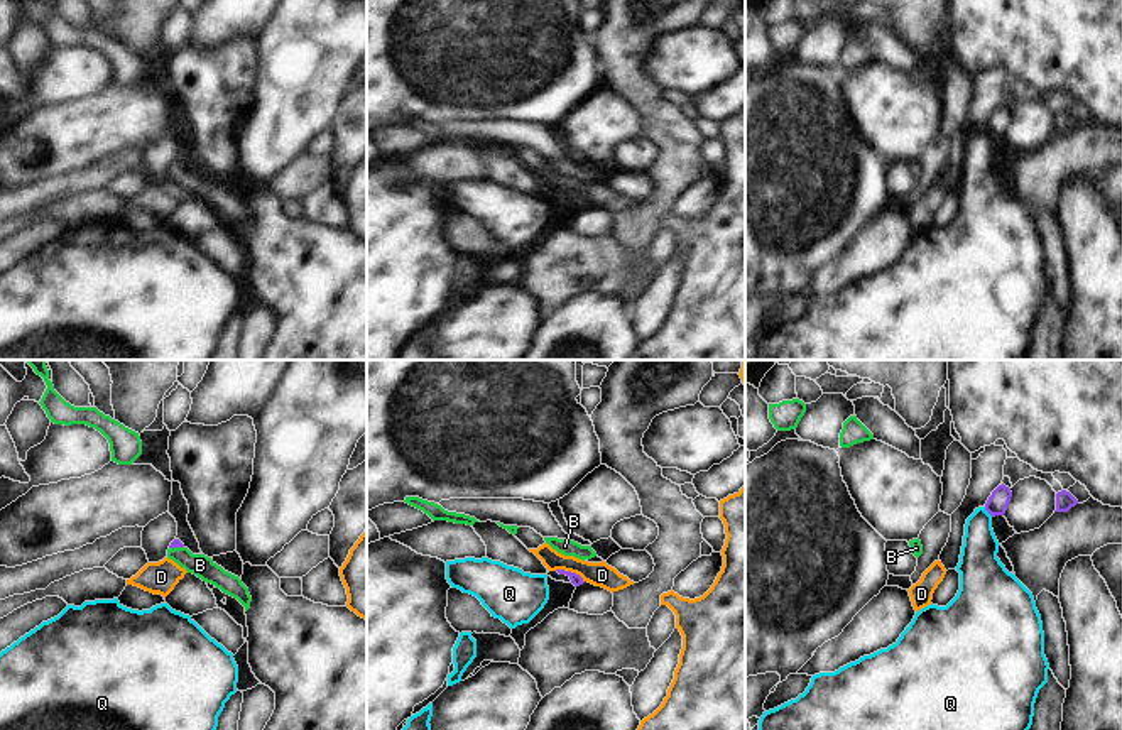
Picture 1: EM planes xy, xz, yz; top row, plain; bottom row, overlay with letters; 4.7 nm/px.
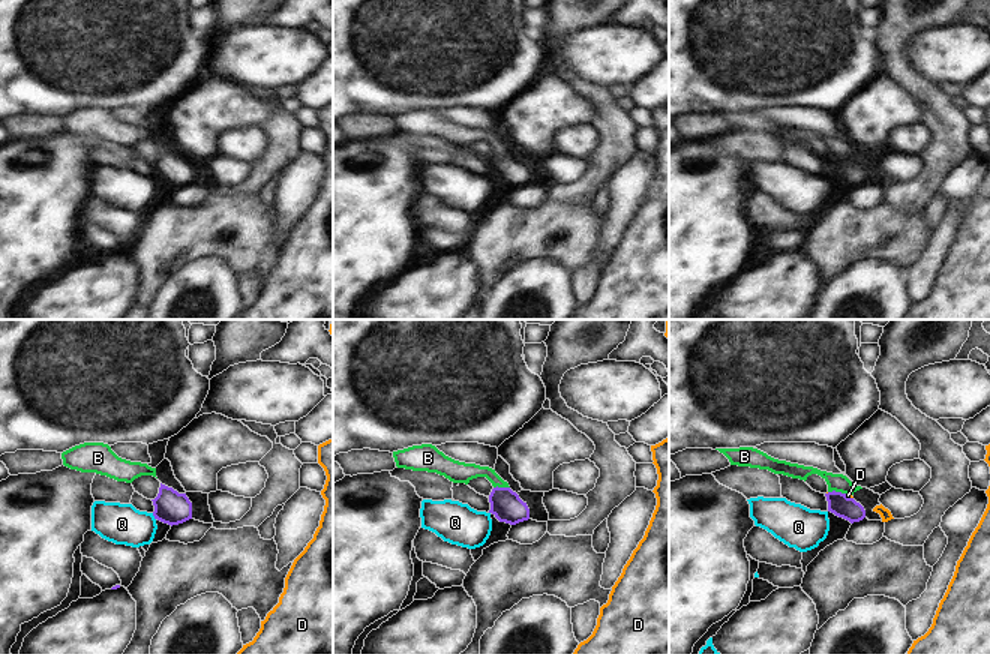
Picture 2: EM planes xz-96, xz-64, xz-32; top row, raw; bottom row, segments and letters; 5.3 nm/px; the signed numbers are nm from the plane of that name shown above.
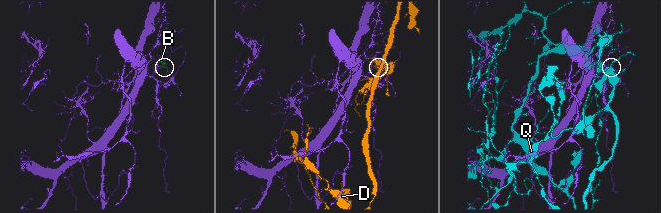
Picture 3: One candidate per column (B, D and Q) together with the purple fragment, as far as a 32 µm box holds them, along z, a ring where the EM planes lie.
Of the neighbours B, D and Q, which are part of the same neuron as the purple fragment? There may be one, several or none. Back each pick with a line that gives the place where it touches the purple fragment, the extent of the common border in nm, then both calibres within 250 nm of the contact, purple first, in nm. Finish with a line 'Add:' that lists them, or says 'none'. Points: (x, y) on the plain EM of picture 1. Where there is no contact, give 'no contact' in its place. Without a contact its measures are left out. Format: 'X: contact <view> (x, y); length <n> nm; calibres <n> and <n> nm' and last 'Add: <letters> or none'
B: contact xy (176, 168); length 70 nm; calibres 50 and 110 nm
Add: B

